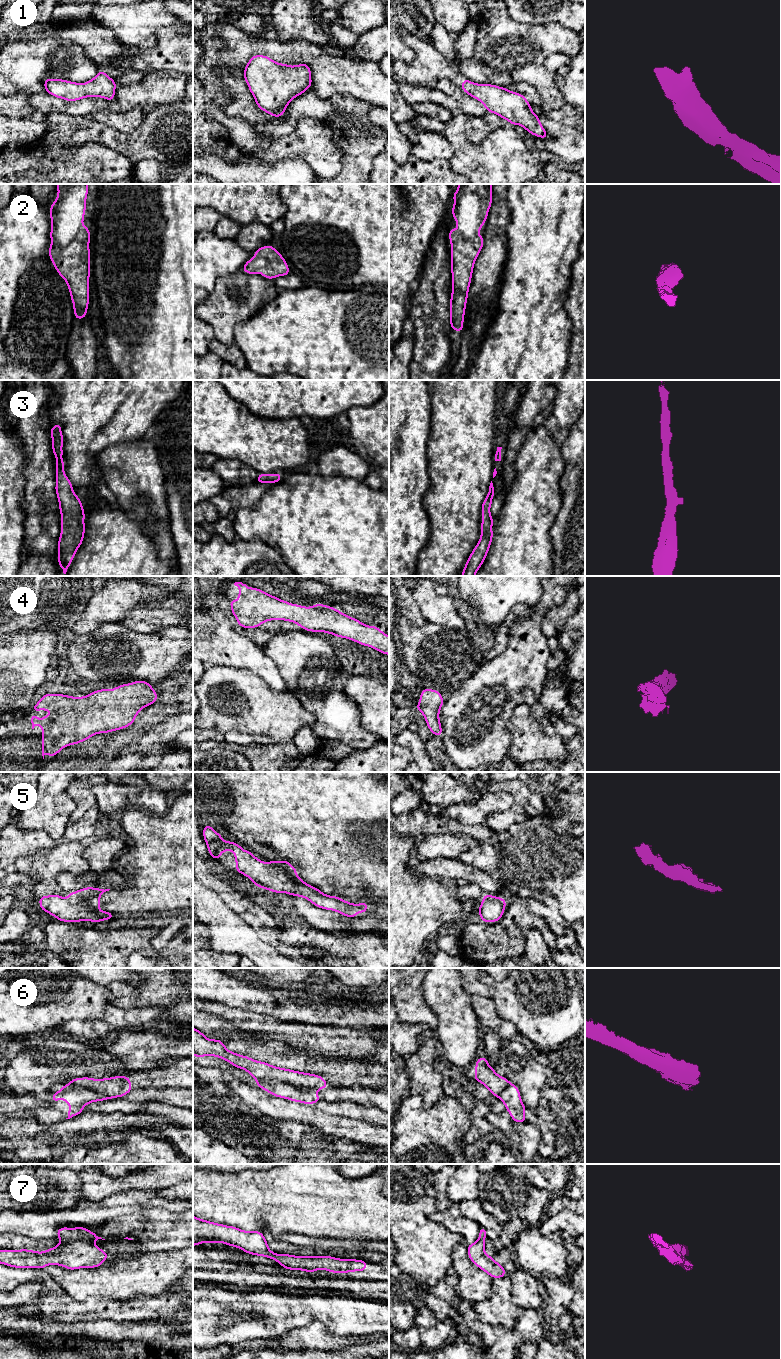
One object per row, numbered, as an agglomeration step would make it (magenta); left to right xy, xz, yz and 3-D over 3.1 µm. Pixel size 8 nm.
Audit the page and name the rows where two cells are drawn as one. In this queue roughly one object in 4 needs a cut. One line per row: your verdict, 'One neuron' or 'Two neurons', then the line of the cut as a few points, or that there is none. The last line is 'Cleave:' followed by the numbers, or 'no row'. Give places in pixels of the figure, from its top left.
1: One neuron. No split
2: One neuron. No split
3: One neuron. No split
4: One neuron. No split
5: One neuron. No split
6: Two neurons. Split along xz (256, 1079), (278, 1079), (292, 1084), (301, 1090), (312, 1091)
7: One neuron. No split
Cleave: 6

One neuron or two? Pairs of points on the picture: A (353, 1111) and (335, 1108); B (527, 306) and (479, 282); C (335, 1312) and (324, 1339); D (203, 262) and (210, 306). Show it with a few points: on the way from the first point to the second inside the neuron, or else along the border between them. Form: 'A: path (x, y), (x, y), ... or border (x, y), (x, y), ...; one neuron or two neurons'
A: path (349, 1109), (339, 1108); one neuron
B: border (504, 269), (496, 315); two neurons
C: border (326, 1330), (335, 1334), (350, 1335); two neurons
D: border (224, 275), (216, 280), (215, 287), (208, 293); two neurons

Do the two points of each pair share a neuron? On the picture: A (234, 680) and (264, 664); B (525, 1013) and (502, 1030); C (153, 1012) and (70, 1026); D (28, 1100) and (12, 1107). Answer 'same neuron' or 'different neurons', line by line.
A: different neurons
B: different neurons
C: same neuron
D: same neuron

